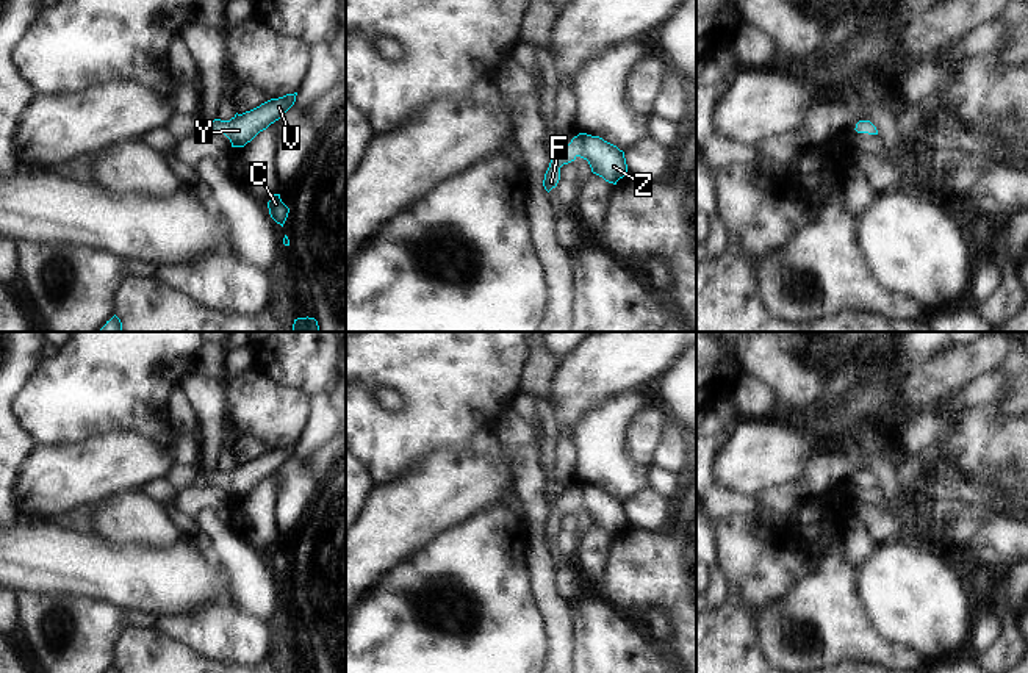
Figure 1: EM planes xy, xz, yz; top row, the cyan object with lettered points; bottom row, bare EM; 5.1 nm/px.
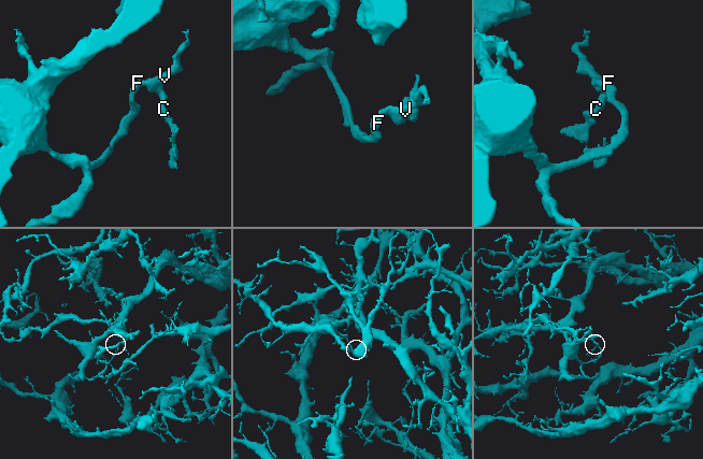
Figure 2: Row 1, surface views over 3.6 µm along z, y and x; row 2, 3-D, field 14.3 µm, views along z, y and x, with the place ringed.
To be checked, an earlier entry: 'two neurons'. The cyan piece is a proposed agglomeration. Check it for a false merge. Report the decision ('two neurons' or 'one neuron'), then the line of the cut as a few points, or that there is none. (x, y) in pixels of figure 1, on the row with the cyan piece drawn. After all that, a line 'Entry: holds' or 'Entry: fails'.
one neuron; no cut
Entry: fails

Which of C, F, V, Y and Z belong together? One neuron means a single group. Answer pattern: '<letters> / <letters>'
C F V Y Z

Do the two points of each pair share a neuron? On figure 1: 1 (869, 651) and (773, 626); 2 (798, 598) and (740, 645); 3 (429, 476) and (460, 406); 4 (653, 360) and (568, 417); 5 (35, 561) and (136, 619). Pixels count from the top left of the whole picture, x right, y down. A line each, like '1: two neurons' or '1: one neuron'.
1: one neuron
2: two neurons
3: two neurons
4: one neuron
5: two neurons

